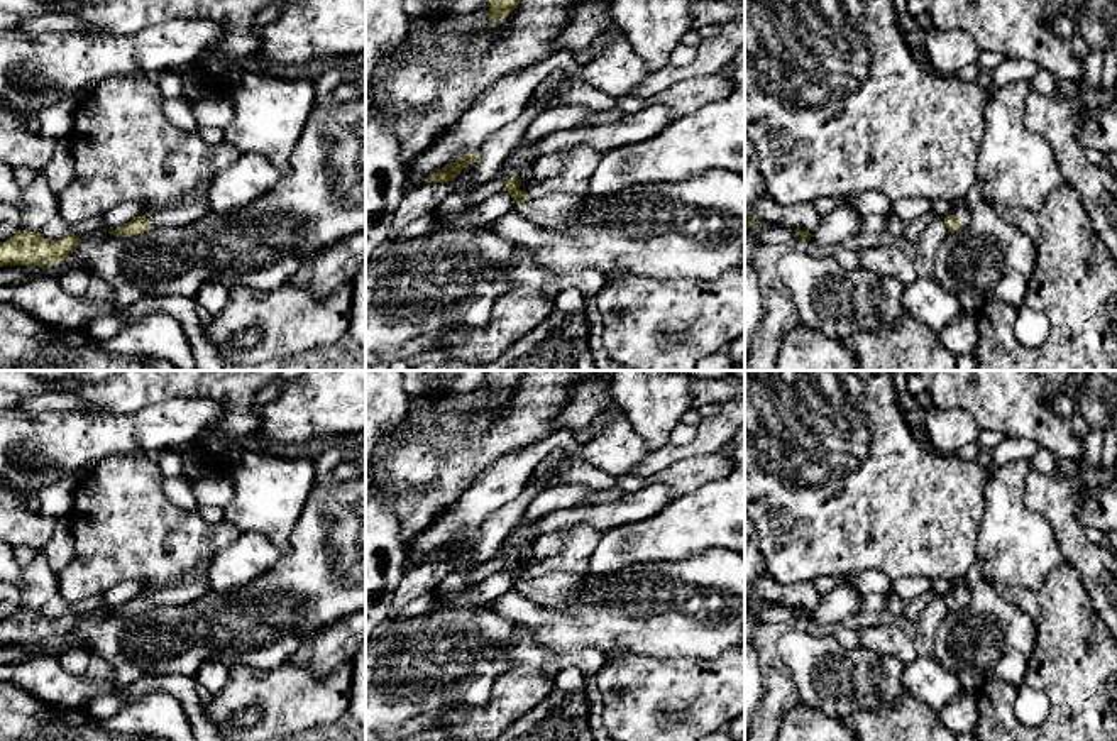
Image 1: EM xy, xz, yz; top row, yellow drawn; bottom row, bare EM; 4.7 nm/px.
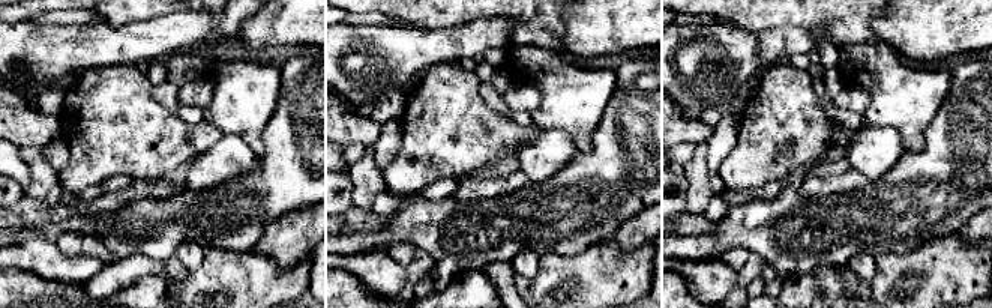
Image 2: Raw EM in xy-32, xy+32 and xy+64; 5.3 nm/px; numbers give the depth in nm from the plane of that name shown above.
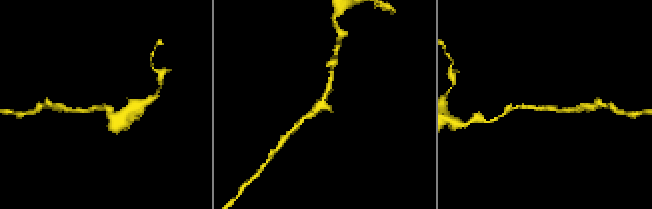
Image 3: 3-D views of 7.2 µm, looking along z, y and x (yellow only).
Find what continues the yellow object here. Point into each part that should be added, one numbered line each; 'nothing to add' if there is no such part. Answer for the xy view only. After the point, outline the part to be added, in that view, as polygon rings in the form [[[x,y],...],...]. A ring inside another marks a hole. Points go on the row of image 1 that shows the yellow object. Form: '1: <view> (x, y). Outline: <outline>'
1: xy (181, 214). Outline: [[[186,200],[162,208],[146,206],[140,217],[151,220],[152,228],[186,227],[210,211],[208,200]]]

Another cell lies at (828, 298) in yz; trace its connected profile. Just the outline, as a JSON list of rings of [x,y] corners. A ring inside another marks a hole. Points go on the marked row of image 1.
[[[799,247],[777,262],[799,321],[834,340],[892,325],[904,315],[905,286],[865,267],[843,269],[833,255],[809,255]]]

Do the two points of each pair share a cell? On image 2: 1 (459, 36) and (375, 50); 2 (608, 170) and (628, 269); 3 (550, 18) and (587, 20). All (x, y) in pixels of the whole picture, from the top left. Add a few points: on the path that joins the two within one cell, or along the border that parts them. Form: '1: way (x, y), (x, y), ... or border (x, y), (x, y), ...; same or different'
1: way (438, 45), (396, 50); same
2: border (608, 238), (589, 245), (577, 254); different
3: border (562, 15), (562, 45), (559, 48); different

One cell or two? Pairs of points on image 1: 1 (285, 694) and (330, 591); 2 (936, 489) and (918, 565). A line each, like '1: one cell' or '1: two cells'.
1: two cells
2: one cell

